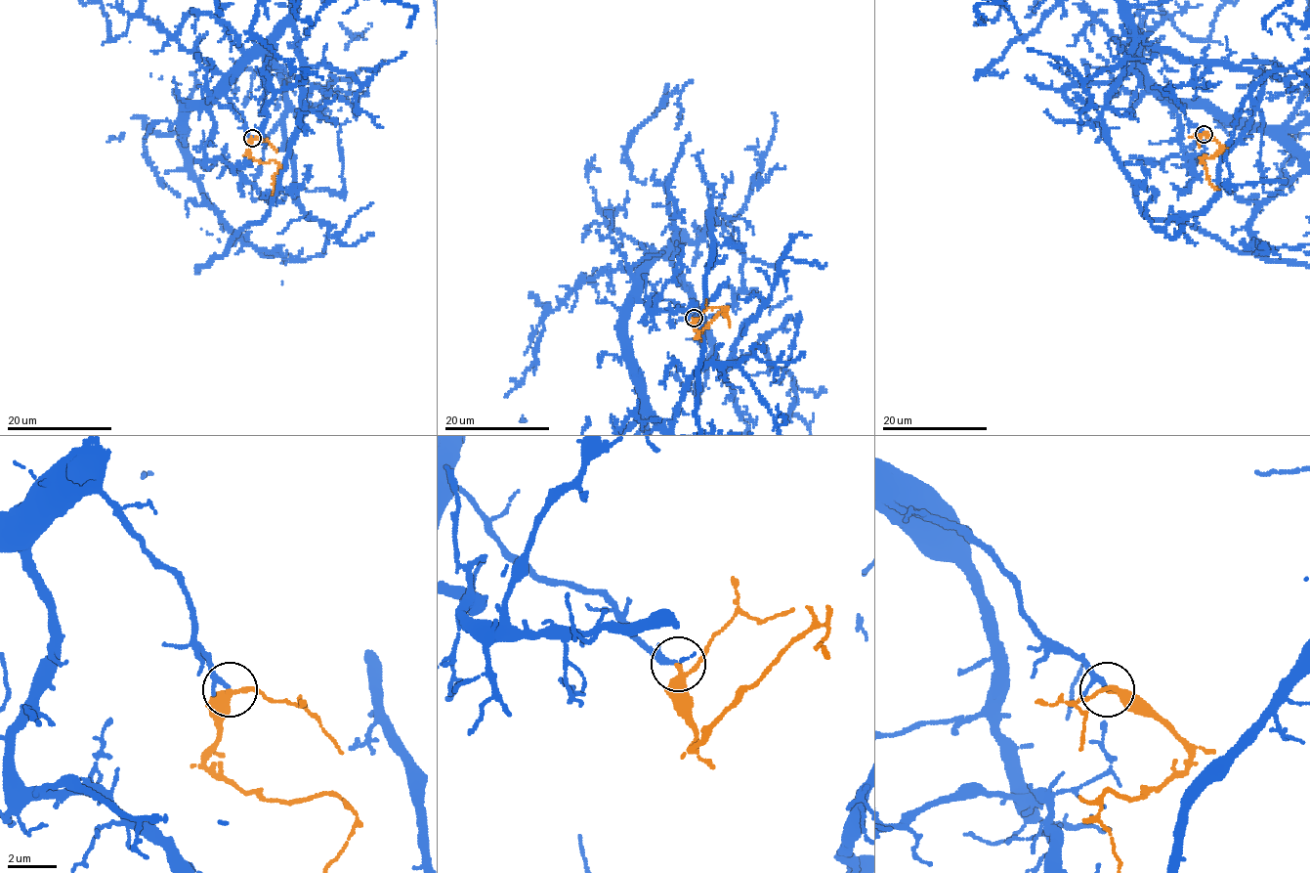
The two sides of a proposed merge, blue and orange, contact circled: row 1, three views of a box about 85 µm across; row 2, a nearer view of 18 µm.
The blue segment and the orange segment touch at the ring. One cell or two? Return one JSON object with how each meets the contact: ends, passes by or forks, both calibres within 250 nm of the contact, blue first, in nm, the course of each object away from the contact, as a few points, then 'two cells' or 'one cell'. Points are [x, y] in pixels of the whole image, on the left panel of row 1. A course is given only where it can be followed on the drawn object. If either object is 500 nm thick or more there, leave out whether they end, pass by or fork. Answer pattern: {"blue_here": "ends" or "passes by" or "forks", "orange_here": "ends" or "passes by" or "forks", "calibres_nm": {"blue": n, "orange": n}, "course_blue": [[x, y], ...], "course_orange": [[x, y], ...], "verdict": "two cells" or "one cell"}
{"blue_here": "passes by", "orange_here": "passes by", "calibres_nm": {"blue": 170, "orange": 240}, "course_orange": [[252, 138], [248, 154], [260, 162], [274, 160], [280, 165], [274, 176], [271, 194]], "verdict": "one cell"}

